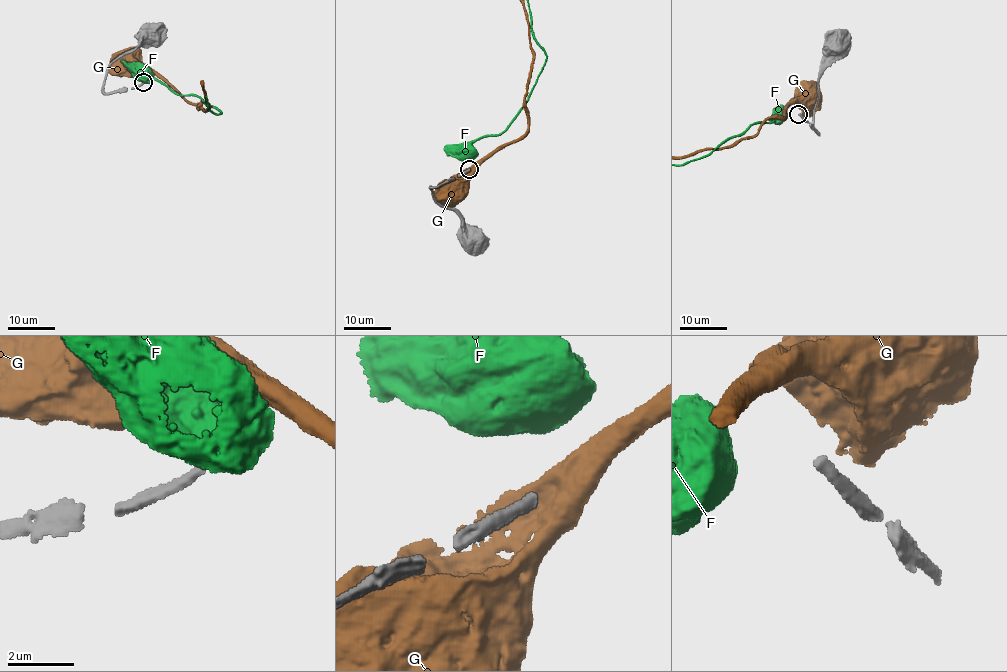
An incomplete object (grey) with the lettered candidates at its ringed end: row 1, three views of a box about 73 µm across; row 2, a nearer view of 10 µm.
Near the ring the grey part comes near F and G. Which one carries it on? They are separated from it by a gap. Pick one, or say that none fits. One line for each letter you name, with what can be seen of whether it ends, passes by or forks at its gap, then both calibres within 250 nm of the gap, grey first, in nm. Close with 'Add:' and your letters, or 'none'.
Add: none

